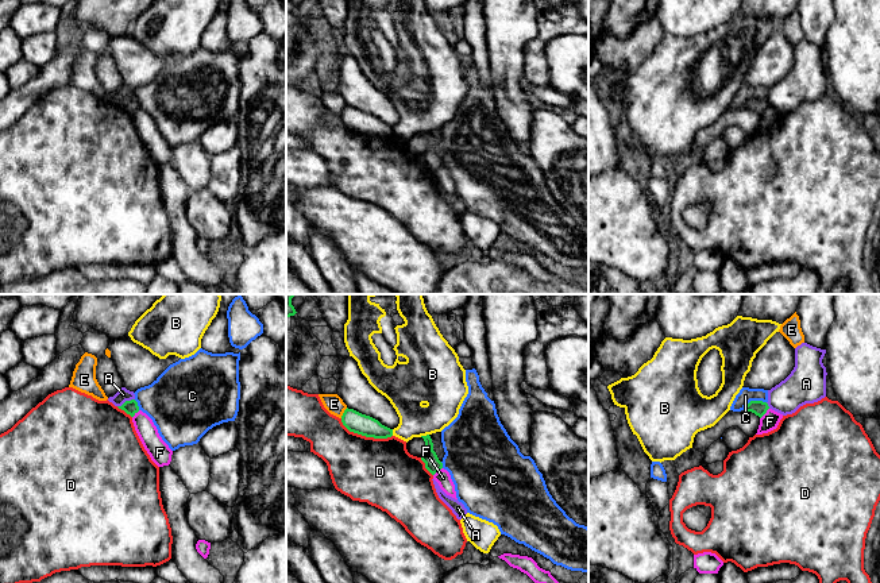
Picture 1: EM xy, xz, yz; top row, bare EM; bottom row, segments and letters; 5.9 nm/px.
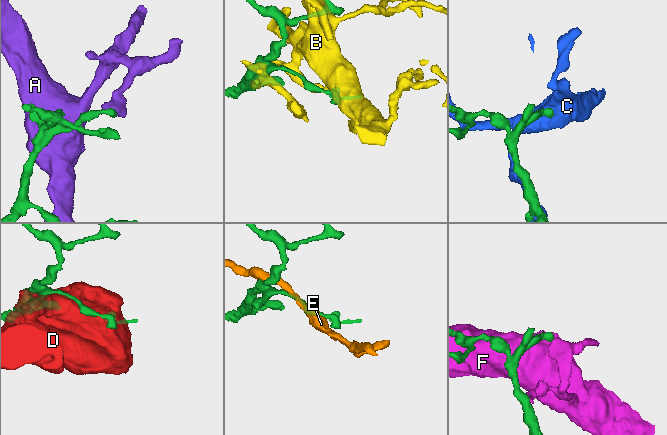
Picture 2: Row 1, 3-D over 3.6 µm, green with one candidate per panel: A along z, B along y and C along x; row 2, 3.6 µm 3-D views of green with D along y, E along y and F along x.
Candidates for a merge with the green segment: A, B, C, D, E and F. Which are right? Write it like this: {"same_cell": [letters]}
{"same_cell": []}

